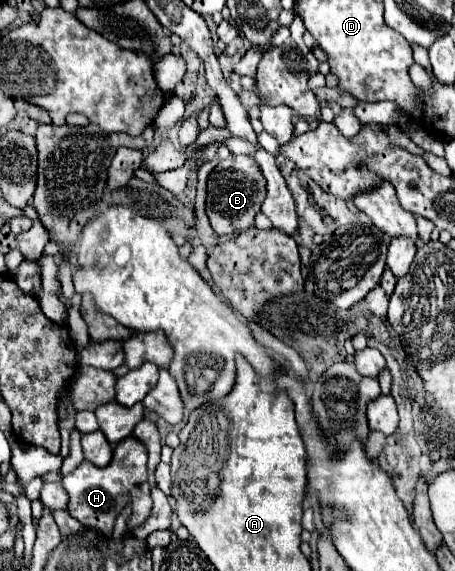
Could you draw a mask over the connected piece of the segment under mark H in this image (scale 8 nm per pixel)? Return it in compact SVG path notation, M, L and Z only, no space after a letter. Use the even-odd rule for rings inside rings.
M126 437L120 441L114 449L114 457L110 465L106 467L96 467L88 461L82 461L72 473L64 475L62 485L68 493L68 507L66 511L78 519L86 527L94 527L102 531L104 535L112 533L114 521L118 513L124 509L126 501L132 501L132 515L128 519L128 529L138 527L150 513L152 509L152 499L150 499L150 485L148 485L148 475L146 475L146 447L136 439L136 437Z

